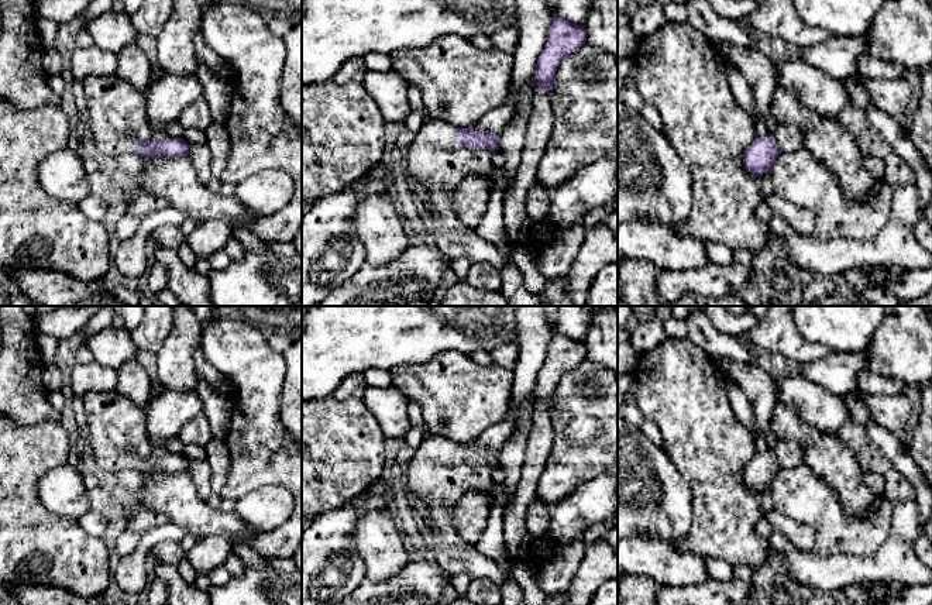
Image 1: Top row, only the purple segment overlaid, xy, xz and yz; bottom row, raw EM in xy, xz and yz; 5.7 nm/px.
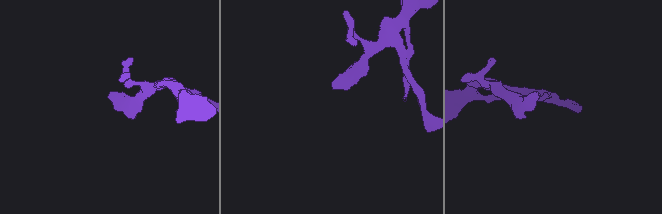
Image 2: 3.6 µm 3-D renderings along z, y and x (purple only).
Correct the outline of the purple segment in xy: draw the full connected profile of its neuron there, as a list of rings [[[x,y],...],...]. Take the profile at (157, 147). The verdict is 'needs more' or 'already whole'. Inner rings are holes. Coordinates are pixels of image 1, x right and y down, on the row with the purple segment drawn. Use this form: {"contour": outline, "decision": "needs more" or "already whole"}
{"contour": [[[120,76],[82,79],[87,99],[85,120],[99,152],[113,159],[123,154],[142,158],[188,157],[189,144],[152,130],[147,118],[145,93]]], "decision": "needs more"}

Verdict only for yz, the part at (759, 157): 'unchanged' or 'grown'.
grown

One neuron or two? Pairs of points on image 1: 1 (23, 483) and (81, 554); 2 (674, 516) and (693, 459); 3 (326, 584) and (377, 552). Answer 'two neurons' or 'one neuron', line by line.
1: one neuron
2: two neurons
3: two neurons

